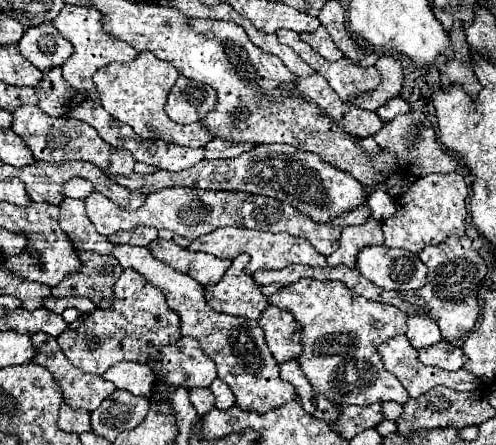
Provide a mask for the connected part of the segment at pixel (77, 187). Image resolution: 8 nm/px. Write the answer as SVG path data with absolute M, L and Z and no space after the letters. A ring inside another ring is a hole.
M71 178L61 188L61 194L65 198L79 198L79 200L85 200L85 196L89 196L89 192L93 192L93 184L83 178Z

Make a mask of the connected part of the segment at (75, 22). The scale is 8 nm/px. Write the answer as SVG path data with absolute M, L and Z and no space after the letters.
M63 6L63 10L55 16L53 26L63 34L63 38L69 38L69 42L73 44L75 52L69 56L69 60L61 66L63 68L63 78L75 86L79 92L87 92L89 100L97 100L97 92L93 88L93 74L111 64L111 62L133 62L139 56L139 50L135 50L131 44L121 42L117 38L113 38L111 34L107 34L101 26L103 16L99 10L95 8L83 8L83 6Z

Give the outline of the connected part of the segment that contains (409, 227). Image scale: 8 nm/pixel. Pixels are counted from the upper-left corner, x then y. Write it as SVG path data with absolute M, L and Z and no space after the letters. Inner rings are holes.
M449 172L449 174L429 174L417 178L417 184L409 188L405 196L395 200L395 214L383 222L385 232L385 246L387 248L405 248L413 254L419 254L421 248L429 244L441 244L449 236L463 236L465 234L465 198L467 198L467 184L463 174Z

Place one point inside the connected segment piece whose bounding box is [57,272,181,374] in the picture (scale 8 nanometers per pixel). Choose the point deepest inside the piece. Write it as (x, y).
(139, 322)

